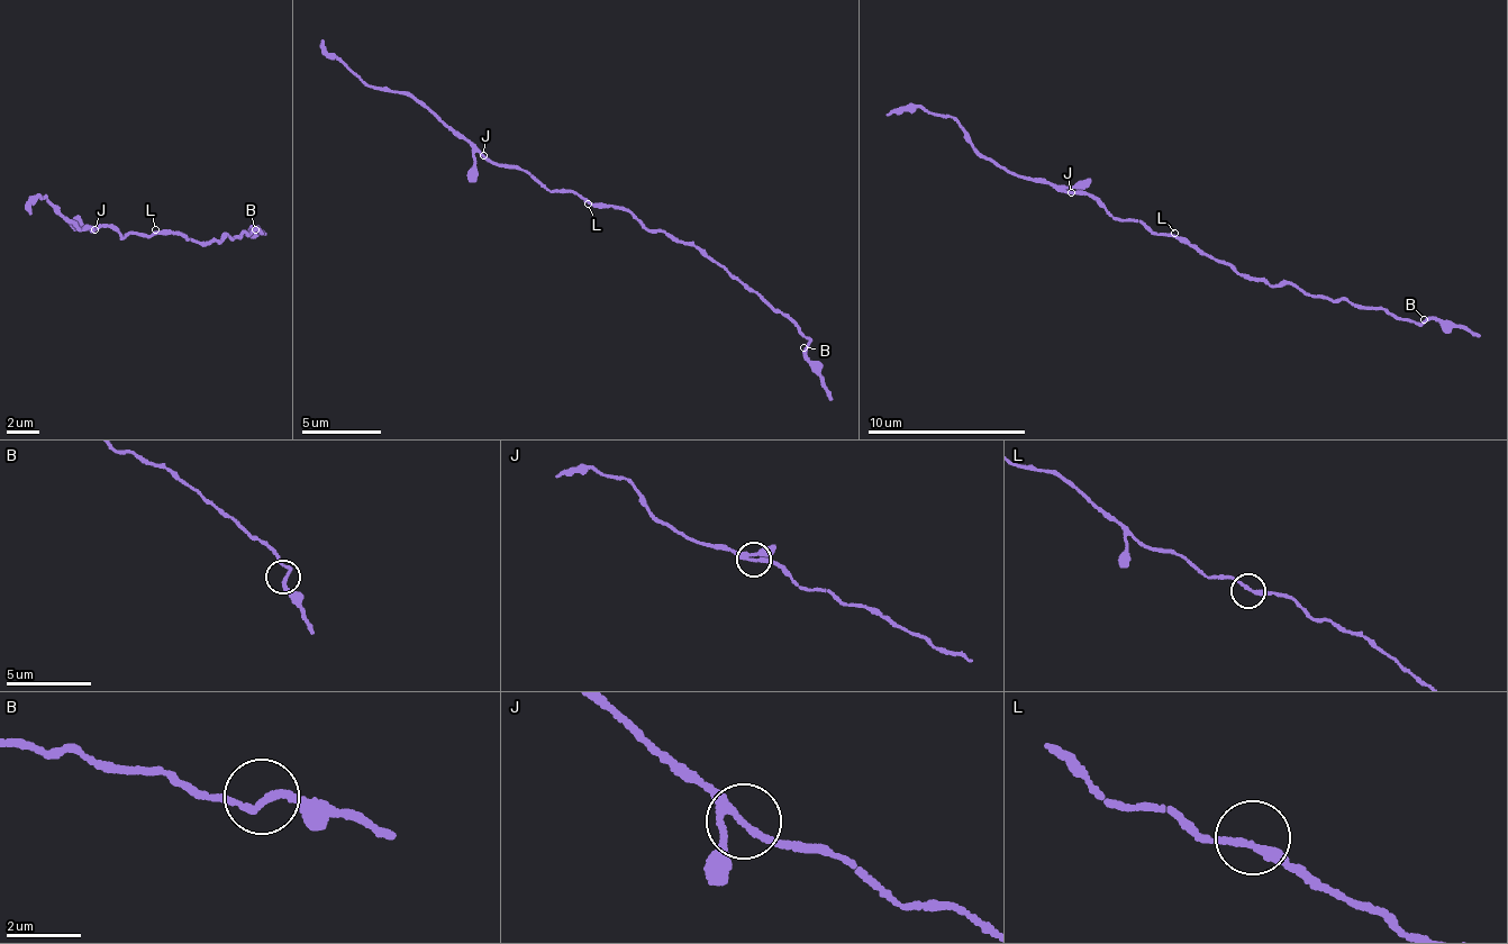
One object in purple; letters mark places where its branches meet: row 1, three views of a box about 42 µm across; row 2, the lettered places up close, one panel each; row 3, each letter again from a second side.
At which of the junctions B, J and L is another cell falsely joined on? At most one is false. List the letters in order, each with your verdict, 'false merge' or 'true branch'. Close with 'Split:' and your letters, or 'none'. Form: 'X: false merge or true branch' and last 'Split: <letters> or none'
B: true branch
J: true branch
L: true branch
Split: none

